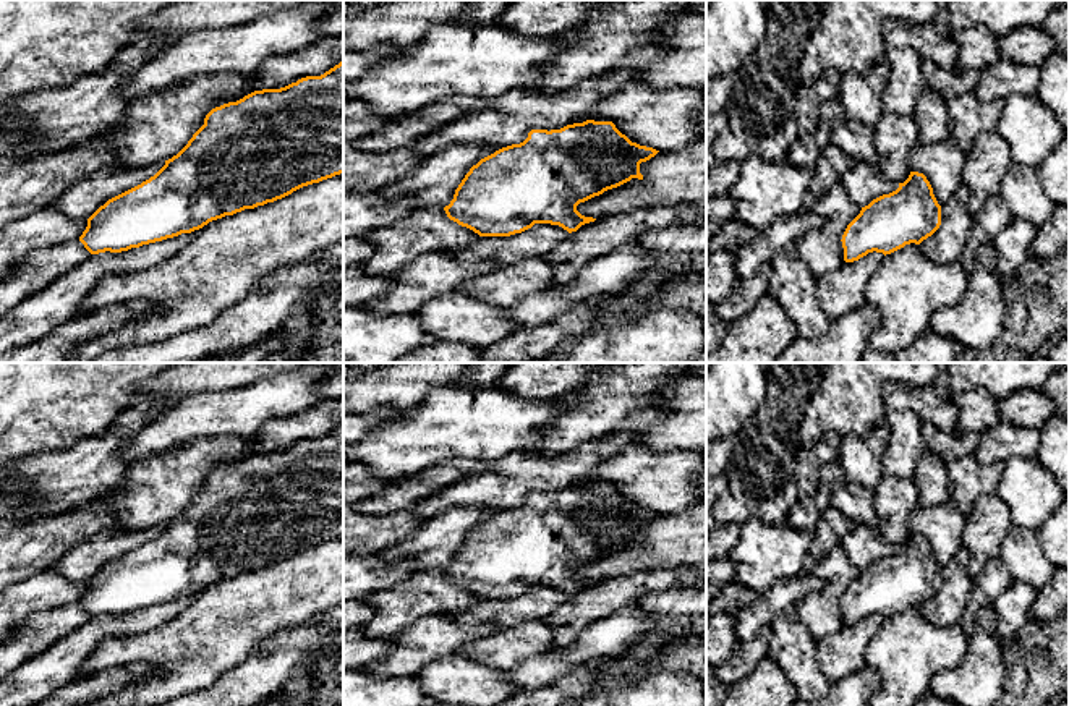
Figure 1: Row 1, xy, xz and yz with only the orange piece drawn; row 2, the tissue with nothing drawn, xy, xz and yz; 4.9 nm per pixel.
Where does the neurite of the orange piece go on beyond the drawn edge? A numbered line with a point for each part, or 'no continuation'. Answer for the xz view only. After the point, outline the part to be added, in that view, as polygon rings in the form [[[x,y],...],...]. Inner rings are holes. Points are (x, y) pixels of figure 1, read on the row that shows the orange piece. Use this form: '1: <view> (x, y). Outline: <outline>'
no continuation

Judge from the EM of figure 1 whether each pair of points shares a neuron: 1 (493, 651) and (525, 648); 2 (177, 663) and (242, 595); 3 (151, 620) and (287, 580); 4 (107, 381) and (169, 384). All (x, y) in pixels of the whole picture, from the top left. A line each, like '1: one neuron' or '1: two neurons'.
1: one neuron
2: one neuron
3: two neurons
4: two neurons

